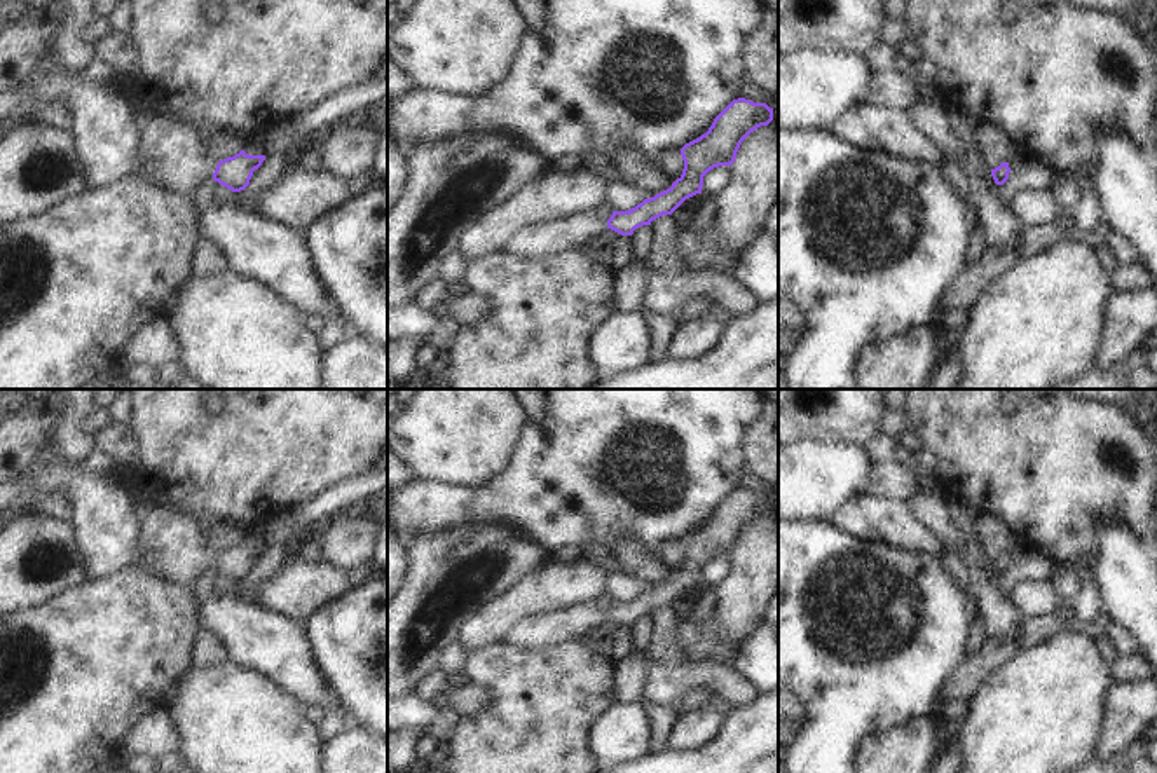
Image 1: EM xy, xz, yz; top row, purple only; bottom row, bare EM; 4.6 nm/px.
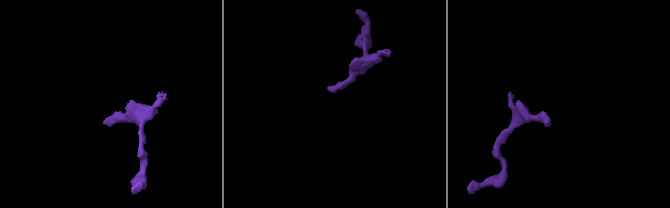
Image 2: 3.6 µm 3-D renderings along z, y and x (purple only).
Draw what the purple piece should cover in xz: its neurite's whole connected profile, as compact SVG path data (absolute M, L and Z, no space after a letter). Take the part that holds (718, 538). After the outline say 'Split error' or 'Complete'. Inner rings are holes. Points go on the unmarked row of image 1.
M745 489L733 490L712 513L709 522L681 539L682 565L670 579L644 590L628 602L613 602L606 612L595 600L579 602L553 612L522 616L506 633L506 644L537 651L585 637L611 619L632 626L635 619L672 605L686 590L702 585L703 567L719 557L731 557L742 532L757 518L773 511L773 499Z. Split error.

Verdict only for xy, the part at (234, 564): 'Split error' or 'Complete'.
Split error.

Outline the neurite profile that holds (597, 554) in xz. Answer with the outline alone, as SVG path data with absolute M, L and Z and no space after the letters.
M586 544L581 548L581 558L602 565L611 574L621 572L611 551L602 544Z

